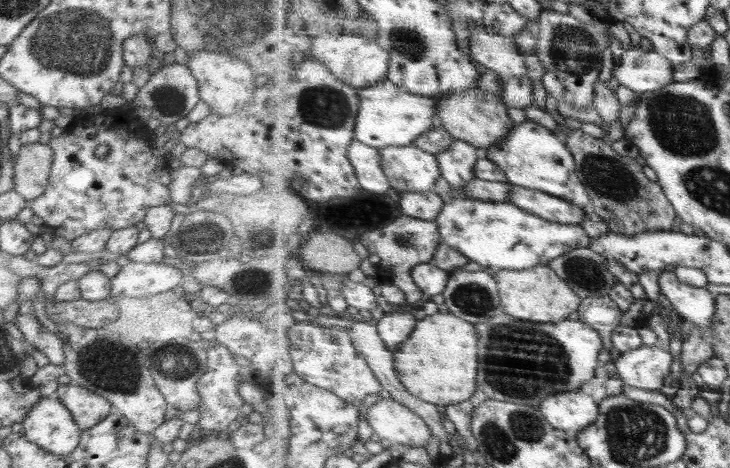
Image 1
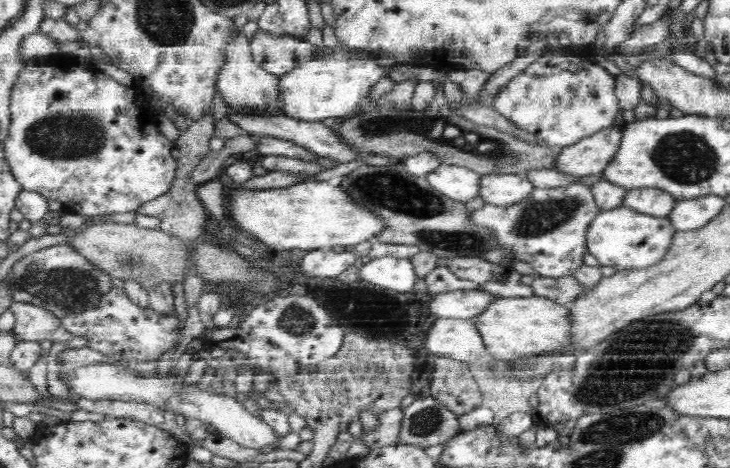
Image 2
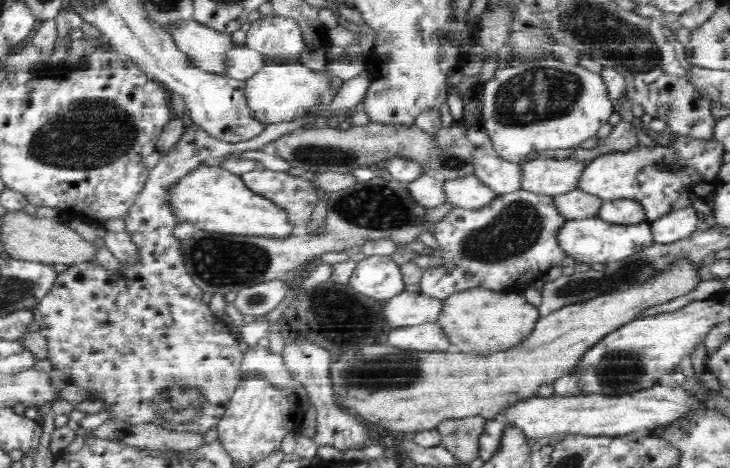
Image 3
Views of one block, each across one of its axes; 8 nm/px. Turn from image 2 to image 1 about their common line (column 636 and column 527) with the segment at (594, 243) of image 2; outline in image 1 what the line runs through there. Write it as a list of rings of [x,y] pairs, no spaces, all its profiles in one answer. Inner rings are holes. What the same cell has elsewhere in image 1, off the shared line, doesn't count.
[[[464,196],[449,200],[436,222],[440,225],[444,243],[496,271],[521,271],[548,265],[555,258],[577,248],[590,247],[593,240],[581,225],[546,220],[511,202],[484,201]]]

